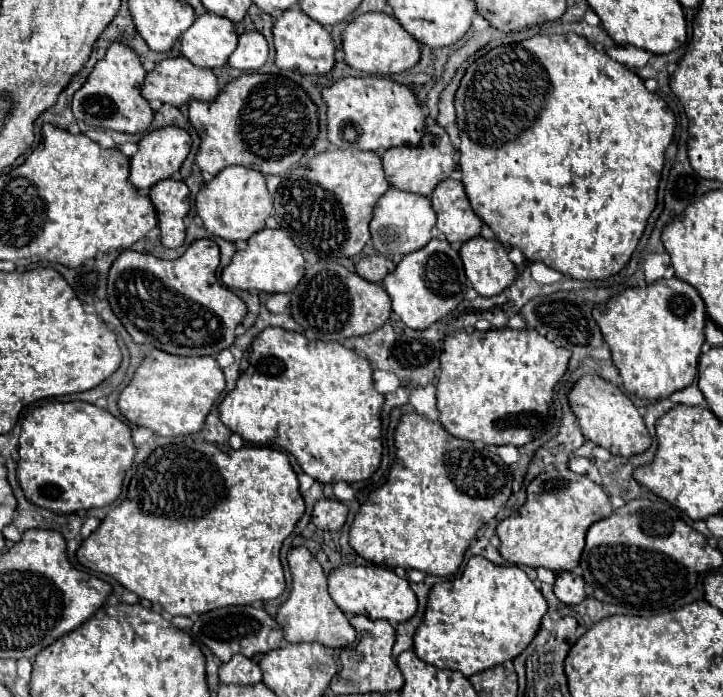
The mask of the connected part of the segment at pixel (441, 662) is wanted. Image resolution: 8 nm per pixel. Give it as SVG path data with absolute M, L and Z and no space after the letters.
M481 555L467 561L463 573L451 581L435 583L429 591L423 623L413 635L413 649L417 657L439 669L457 669L465 677L471 677L487 667L495 667L509 659L515 659L535 637L541 625L541 617L547 613L547 601L533 585L523 569L517 565L495 565Z

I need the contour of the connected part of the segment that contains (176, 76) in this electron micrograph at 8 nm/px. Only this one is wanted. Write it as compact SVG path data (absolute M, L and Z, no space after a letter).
M185 57L163 59L161 63L157 63L153 67L153 71L149 71L145 75L145 83L141 87L141 95L147 101L161 101L161 103L169 103L169 105L175 105L175 107L181 107L181 105L185 105L187 101L193 101L193 99L213 101L217 93L219 93L219 87L217 87L217 79L215 79L213 71L195 67Z

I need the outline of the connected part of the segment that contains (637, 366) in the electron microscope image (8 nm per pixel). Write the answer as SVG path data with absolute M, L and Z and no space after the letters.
M671 277L659 279L647 287L629 287L623 293L617 293L611 299L607 299L603 305L597 305L593 311L593 319L599 323L599 331L611 349L613 365L619 369L623 387L629 393L635 393L641 399L665 399L675 391L689 387L695 381L697 359L705 343L703 327L707 315L703 299L685 281Z

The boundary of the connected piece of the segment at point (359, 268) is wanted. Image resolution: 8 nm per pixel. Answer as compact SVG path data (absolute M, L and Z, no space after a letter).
M369 255L369 257L363 257L361 261L357 261L355 273L367 281L381 281L393 267L395 267L395 263L389 261L387 257Z

